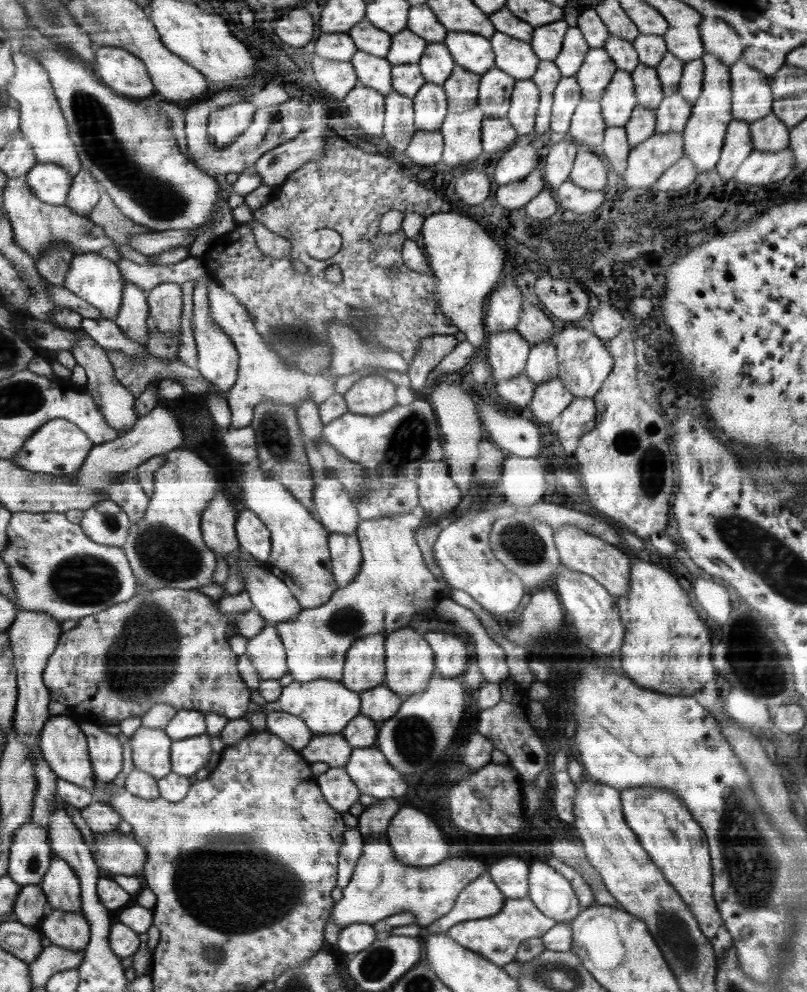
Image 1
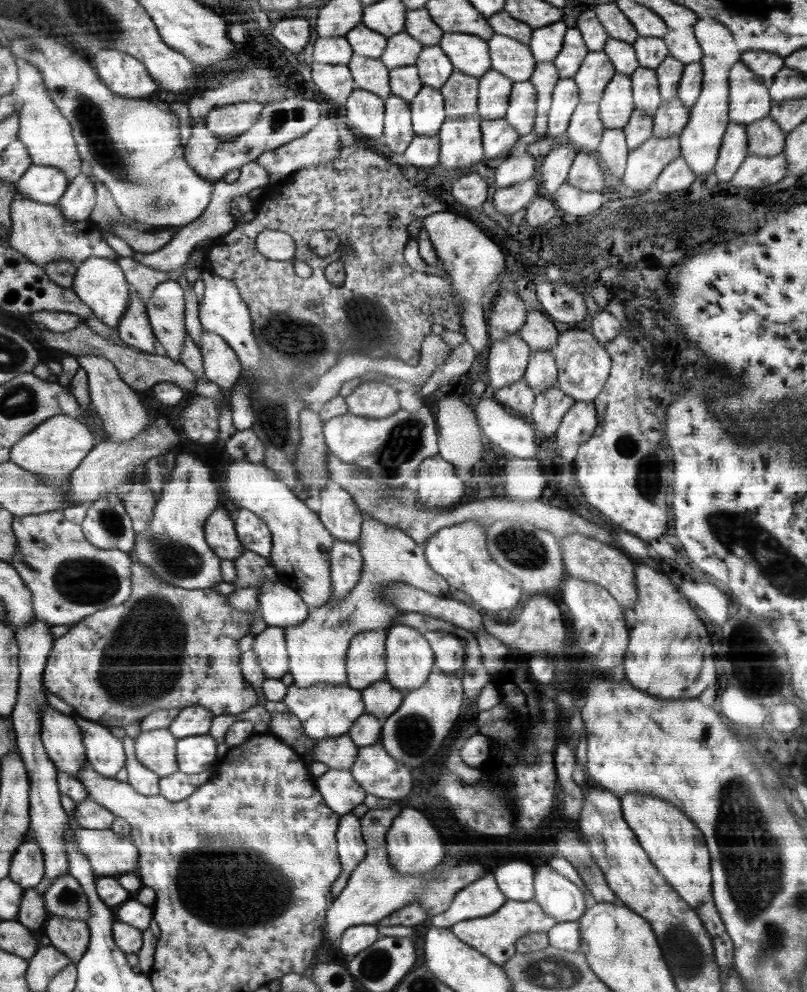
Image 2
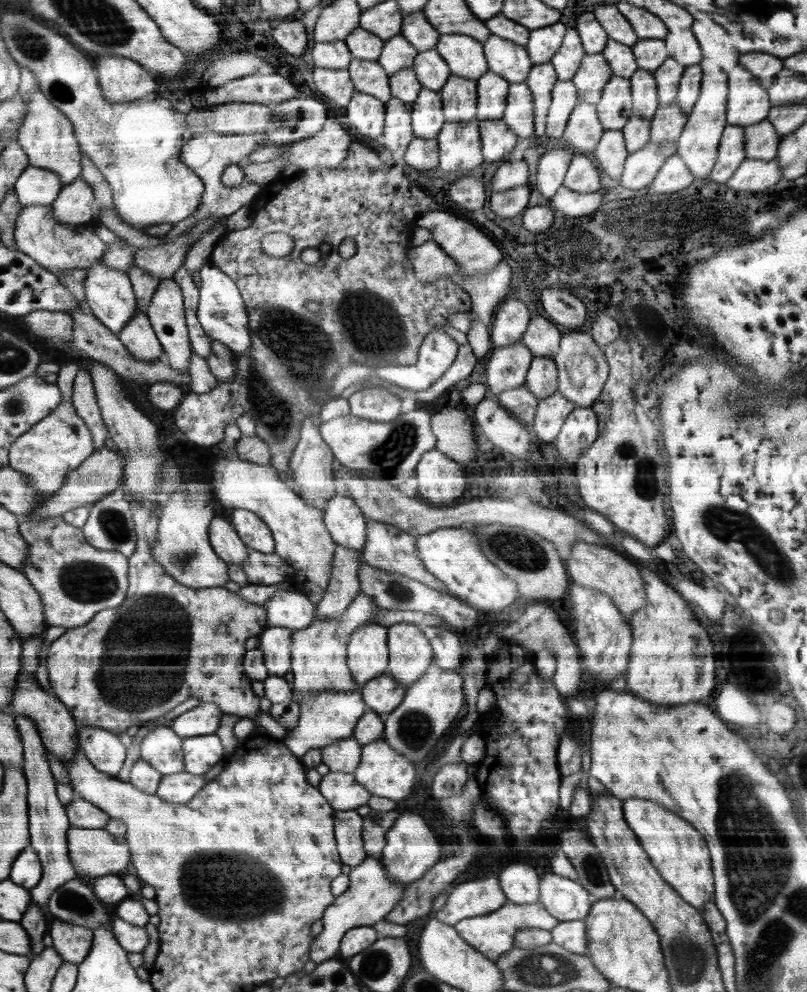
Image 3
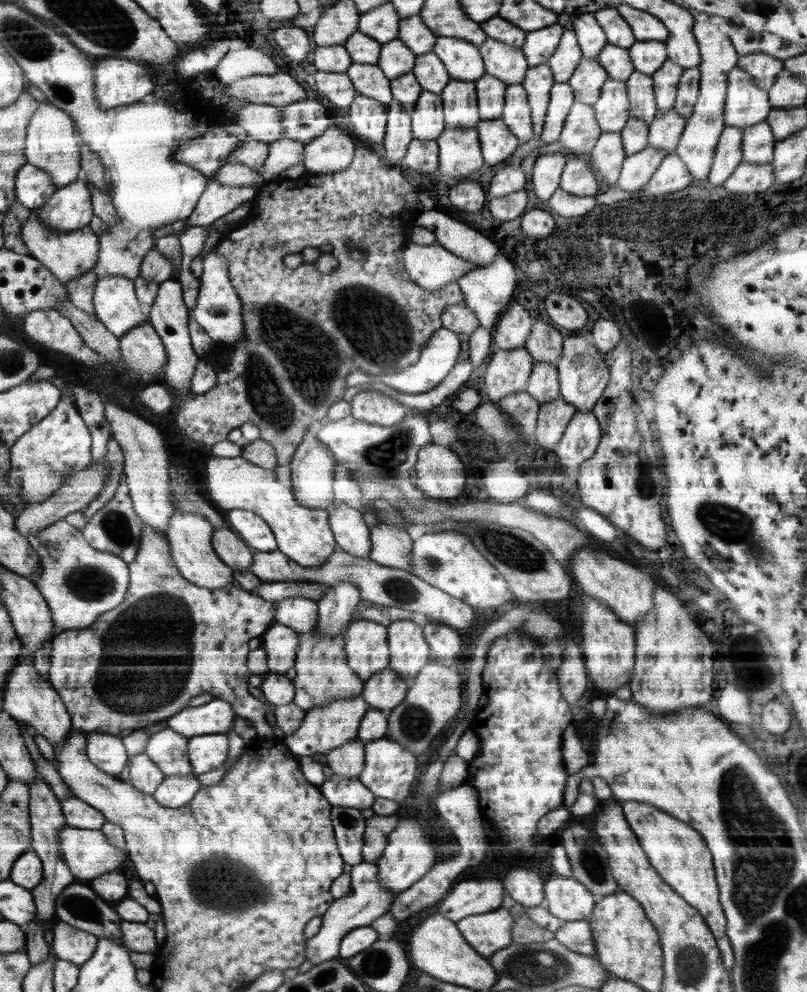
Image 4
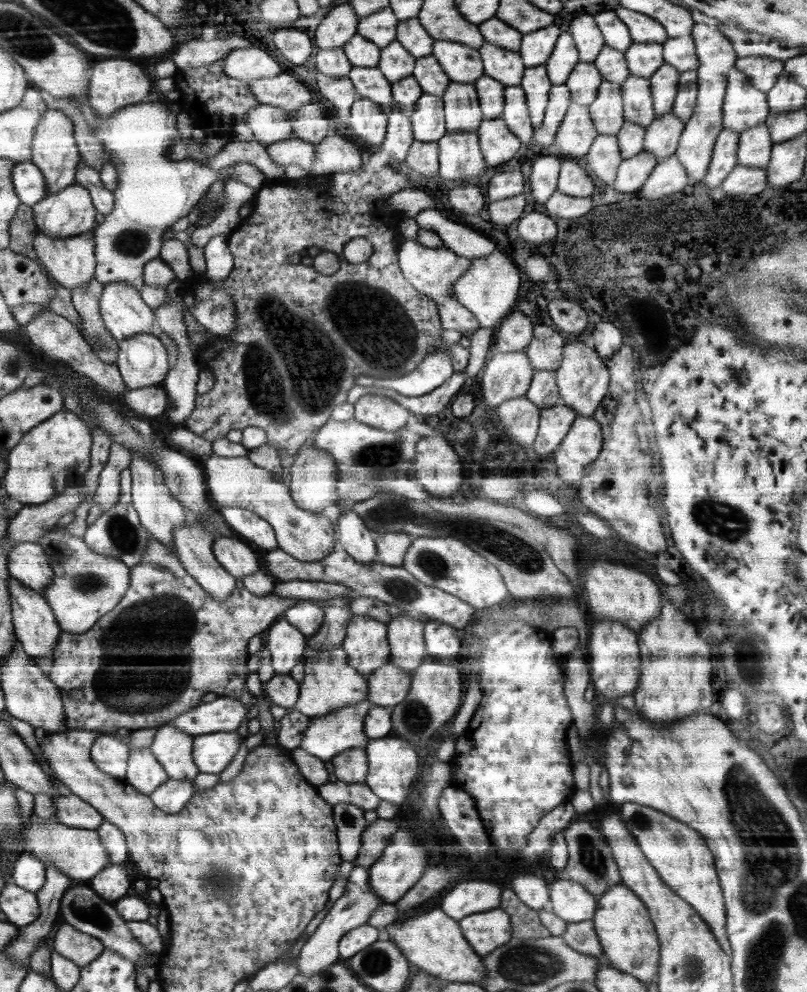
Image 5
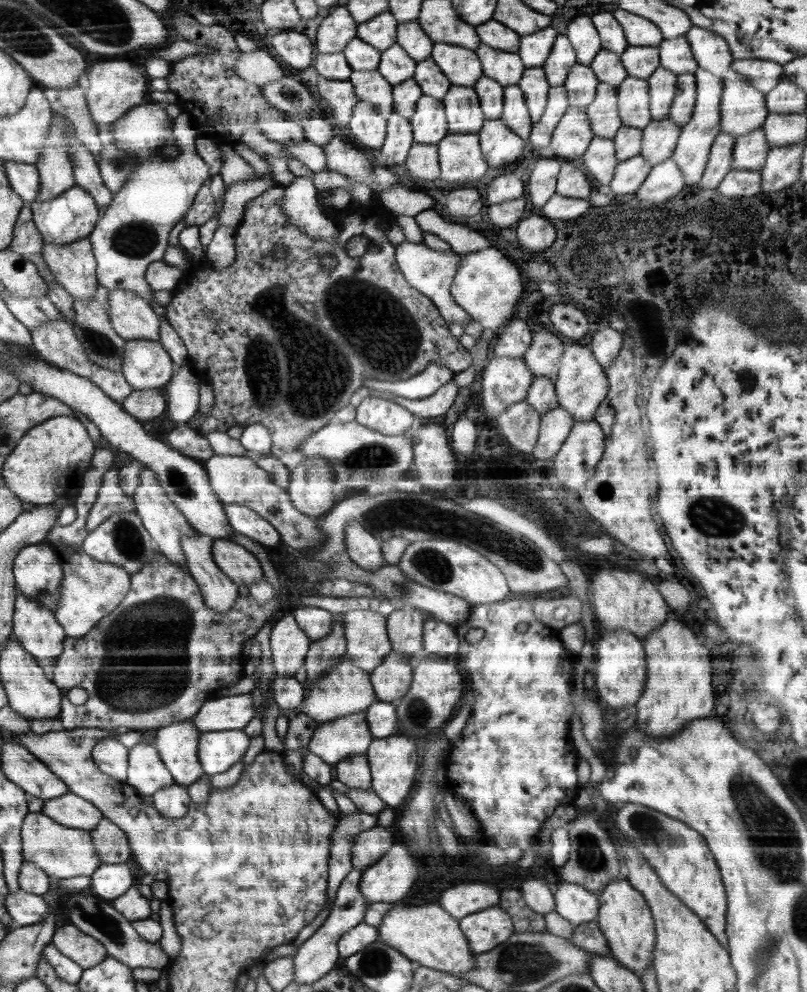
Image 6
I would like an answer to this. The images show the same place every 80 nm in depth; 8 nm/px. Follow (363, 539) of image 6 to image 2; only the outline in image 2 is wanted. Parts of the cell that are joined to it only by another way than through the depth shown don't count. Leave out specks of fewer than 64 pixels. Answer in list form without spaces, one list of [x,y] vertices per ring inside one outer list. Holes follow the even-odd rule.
[[[329,480],[320,492],[318,515],[333,537],[356,543],[360,540],[361,524],[366,515],[357,506],[353,496],[340,484]]]

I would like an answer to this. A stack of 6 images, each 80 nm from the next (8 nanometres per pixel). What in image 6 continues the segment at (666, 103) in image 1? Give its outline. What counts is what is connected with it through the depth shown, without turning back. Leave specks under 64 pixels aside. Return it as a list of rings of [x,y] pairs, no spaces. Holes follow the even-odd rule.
[[[670,117],[652,121],[643,128],[641,151],[652,166],[672,156],[681,133],[681,126]]]

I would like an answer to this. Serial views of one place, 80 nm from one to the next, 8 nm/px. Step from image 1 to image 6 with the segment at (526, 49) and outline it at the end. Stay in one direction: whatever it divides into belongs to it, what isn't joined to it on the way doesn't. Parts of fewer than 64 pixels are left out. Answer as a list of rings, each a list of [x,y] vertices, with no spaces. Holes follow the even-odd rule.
[[[482,43],[475,52],[480,59],[483,75],[493,78],[503,87],[516,85],[522,78],[525,66],[517,52],[503,51]]]

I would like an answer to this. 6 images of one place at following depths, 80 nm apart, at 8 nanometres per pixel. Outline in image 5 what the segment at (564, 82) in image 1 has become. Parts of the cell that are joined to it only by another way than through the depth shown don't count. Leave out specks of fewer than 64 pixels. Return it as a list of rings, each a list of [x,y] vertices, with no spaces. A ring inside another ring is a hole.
[[[565,84],[553,85],[542,124],[540,128],[533,131],[533,140],[545,147],[553,144],[556,133],[571,103],[568,87]]]

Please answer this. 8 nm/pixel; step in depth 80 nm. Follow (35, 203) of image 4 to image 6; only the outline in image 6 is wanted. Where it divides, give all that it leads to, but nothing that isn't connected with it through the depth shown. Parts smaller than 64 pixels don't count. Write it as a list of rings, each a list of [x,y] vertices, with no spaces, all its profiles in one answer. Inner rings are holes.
[[[5,160],[7,178],[14,191],[17,191],[26,204],[32,204],[41,190],[40,171],[35,164]]]

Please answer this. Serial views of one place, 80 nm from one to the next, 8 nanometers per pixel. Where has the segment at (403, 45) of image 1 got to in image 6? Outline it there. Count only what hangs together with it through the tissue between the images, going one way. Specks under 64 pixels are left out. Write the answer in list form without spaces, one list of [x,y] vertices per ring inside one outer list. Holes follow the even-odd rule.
[[[396,43],[381,52],[377,71],[391,85],[397,85],[413,78],[416,65],[417,60]]]

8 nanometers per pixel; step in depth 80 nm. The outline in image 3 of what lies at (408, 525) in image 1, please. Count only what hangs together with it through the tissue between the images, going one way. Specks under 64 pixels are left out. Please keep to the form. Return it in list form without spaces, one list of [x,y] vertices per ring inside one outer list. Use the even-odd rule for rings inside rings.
[[[367,521],[367,540],[364,549],[360,552],[362,561],[369,564],[372,568],[403,574],[408,578],[413,578],[425,584],[428,588],[447,592],[446,585],[424,568],[416,543],[417,540],[410,533],[398,529],[396,526],[382,522]],[[360,592],[352,605],[341,617],[323,619],[315,614],[315,620],[304,630],[295,632],[292,638],[292,669],[294,675],[292,687],[301,694],[324,693],[326,691],[350,692],[359,690],[348,665],[349,638],[361,626],[375,622],[371,616],[377,610],[377,604],[365,593]]]

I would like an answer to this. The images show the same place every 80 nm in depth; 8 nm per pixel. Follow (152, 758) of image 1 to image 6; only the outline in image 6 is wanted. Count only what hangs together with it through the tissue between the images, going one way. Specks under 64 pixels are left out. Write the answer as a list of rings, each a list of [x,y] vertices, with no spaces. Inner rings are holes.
[[[194,720],[173,723],[157,730],[153,745],[157,747],[158,754],[161,755],[162,762],[173,774],[178,785],[189,785],[196,782],[198,778],[205,775],[202,770],[201,761],[198,758],[198,749],[200,748],[201,731],[195,727]]]

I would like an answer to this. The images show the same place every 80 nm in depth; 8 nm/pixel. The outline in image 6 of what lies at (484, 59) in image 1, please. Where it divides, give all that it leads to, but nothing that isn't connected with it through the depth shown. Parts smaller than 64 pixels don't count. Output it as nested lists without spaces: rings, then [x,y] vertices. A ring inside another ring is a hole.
[[[437,42],[433,45],[431,57],[452,85],[472,87],[483,75],[483,68],[475,49]]]

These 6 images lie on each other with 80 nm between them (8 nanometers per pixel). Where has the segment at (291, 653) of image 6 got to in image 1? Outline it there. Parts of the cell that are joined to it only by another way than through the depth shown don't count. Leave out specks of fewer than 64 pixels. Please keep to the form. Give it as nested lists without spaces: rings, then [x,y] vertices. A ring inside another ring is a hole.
[[[266,624],[265,629],[257,637],[248,639],[245,653],[246,656],[251,658],[251,662],[256,667],[256,674],[258,674],[261,680],[280,679],[289,672],[287,650],[281,634],[279,634],[274,624]]]

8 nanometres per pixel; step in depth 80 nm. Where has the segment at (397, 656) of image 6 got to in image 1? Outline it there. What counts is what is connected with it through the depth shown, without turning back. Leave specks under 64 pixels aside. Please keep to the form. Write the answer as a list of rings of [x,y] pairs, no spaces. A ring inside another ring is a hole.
[[[382,685],[375,686],[360,693],[361,712],[360,714],[371,718],[379,730],[383,722],[392,718],[404,699],[393,690]]]

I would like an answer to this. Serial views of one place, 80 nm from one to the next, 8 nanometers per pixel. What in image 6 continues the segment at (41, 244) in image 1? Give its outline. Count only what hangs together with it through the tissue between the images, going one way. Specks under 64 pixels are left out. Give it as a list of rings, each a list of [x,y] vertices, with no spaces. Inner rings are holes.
[[[89,237],[65,245],[43,242],[40,253],[54,278],[74,300],[95,297],[100,280],[97,278],[96,254]]]

